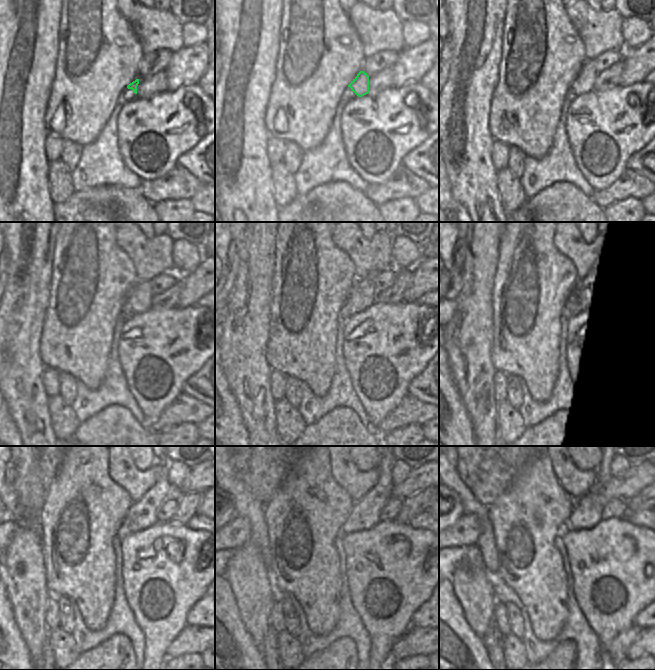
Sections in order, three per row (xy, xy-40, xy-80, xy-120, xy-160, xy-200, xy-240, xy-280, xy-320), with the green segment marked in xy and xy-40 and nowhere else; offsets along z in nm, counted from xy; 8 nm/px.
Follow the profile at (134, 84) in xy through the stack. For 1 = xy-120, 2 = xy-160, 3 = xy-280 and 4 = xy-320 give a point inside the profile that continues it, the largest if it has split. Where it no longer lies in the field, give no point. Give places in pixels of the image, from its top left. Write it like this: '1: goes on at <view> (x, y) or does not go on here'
1: goes on at xy-120 (138, 301)
2: goes on at xy-160 (362, 295)
3: goes on at xy-280 (365, 513)
4: goes on at xy-320 (586, 513)

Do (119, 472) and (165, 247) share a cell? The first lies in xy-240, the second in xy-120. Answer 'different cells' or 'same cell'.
same cell

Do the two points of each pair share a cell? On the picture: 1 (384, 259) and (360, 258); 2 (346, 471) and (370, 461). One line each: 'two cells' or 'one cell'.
1: one cell
2: two cells

